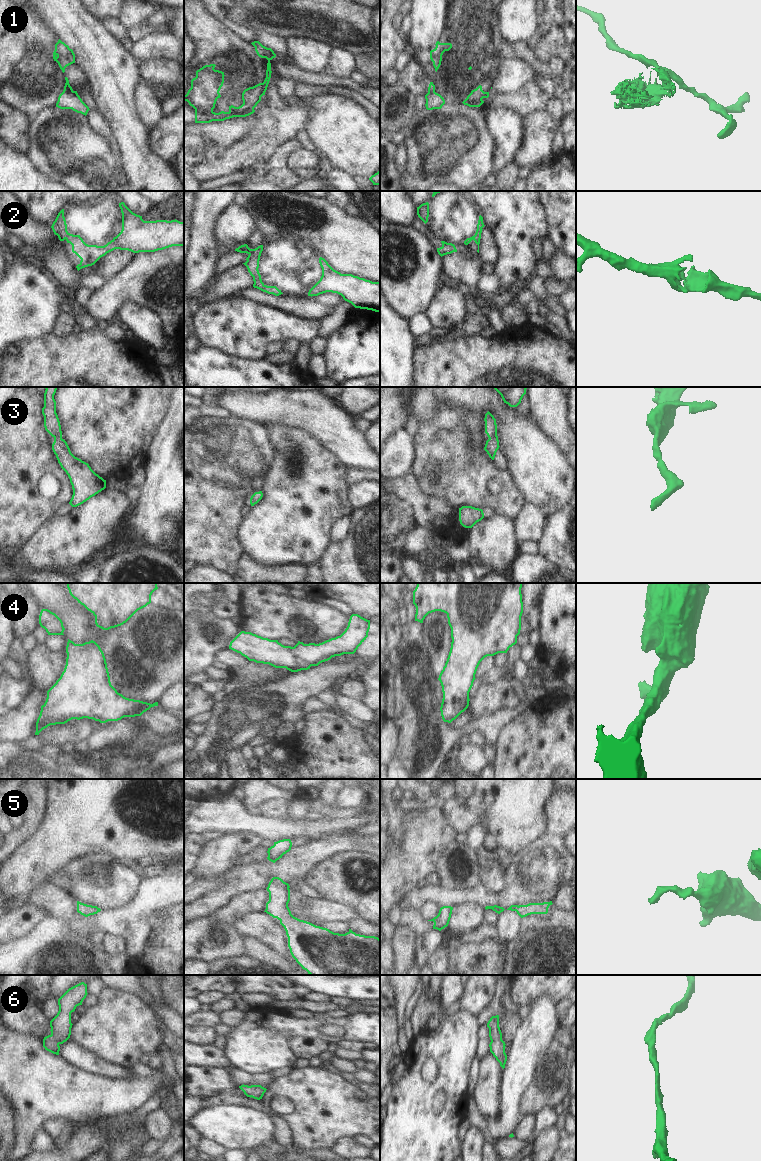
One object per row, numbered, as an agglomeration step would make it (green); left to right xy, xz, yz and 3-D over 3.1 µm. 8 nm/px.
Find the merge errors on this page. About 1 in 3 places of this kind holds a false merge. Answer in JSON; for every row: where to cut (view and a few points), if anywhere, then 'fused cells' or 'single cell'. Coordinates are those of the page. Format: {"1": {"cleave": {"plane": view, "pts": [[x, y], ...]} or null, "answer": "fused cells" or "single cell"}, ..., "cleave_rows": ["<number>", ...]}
{"1": {"cleave": {"plane": "xy", "pts": [[72, 89], [63, 92]]}, "answer": "fused cells"}, "2": {"cleave": null, "answer": "single cell"}, "3": {"cleave": null, "answer": "single cell"}, "4": {"cleave": null, "answer": "single cell"}, "5": {"cleave": null, "answer": "single cell"}, "6": {"cleave": null, "answer": "single cell"}, "cleave_rows": ["1"]}

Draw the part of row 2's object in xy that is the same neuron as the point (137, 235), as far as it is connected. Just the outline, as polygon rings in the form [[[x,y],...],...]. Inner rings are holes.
[[[124,202],[119,203],[119,207],[122,213],[122,230],[116,237],[104,246],[88,245],[83,241],[80,235],[70,234],[67,231],[64,209],[58,213],[51,228],[60,241],[66,240],[67,243],[72,245],[72,252],[81,259],[80,263],[76,266],[78,271],[82,268],[94,265],[101,257],[115,249],[139,253],[155,252],[172,246],[184,246],[184,222],[180,222],[176,219],[171,221],[144,221],[142,216],[133,213]]]

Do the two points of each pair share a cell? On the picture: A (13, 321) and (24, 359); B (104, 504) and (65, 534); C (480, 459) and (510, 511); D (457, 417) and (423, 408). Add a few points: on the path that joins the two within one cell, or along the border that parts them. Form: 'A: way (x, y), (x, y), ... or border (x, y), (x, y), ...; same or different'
A: border (42, 336), (36, 339), (23, 339), (10, 346); different
B: way (94, 514), (75, 533); same
C: way (480, 473), (480, 487), (493, 500), (496, 500); same
D: border (457, 407), (443, 401), (431, 419), (419, 424); different

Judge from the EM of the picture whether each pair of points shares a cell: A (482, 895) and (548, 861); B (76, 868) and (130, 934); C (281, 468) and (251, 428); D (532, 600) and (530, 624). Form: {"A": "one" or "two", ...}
{"A": "one", "B": "two", "C": "two", "D": "one"}

